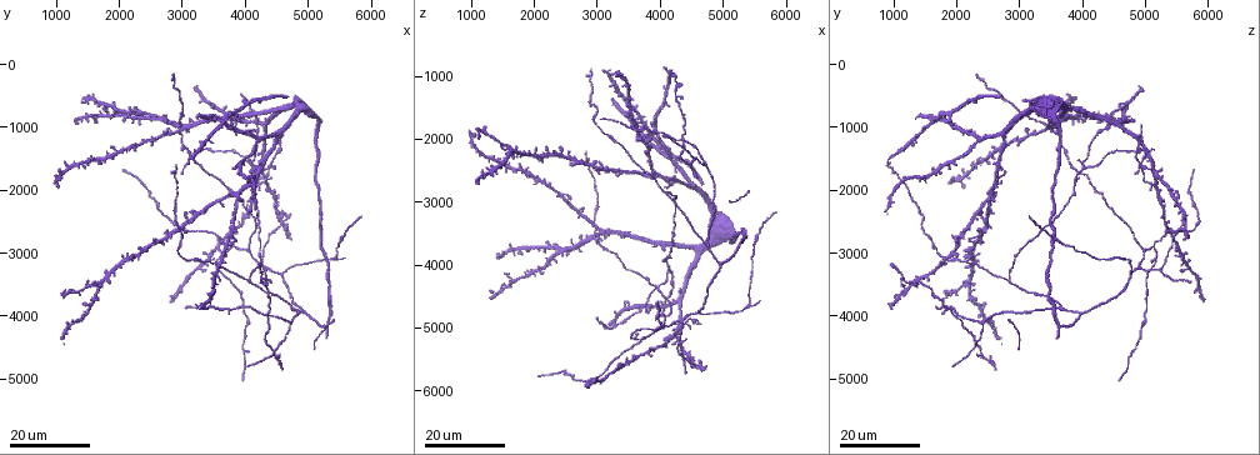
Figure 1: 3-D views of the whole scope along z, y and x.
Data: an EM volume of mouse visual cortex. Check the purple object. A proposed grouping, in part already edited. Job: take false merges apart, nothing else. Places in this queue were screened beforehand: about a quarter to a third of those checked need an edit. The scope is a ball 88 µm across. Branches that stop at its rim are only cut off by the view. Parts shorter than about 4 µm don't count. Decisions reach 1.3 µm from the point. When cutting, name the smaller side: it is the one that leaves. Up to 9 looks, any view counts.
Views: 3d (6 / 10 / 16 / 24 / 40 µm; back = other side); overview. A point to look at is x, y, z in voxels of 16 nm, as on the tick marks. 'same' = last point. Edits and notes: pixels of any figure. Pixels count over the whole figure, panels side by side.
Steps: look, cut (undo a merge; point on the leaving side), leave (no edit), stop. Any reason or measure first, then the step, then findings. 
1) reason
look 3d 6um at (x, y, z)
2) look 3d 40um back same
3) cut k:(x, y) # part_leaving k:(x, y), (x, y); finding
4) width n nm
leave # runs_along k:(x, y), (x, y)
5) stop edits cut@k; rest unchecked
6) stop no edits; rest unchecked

three-way junction
look 3d 16um at (4000, 2950, 5000)

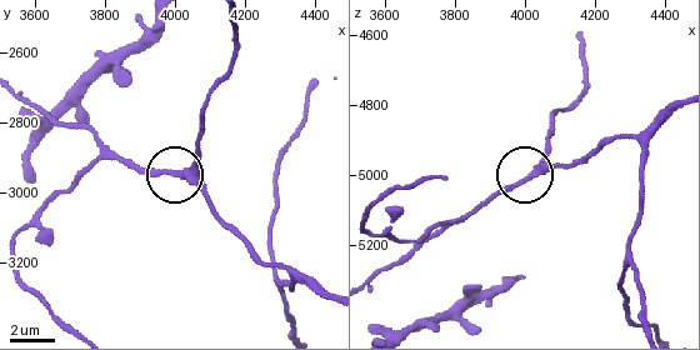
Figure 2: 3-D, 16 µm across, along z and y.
look 3d 6um at (4050, 2930, 4970)

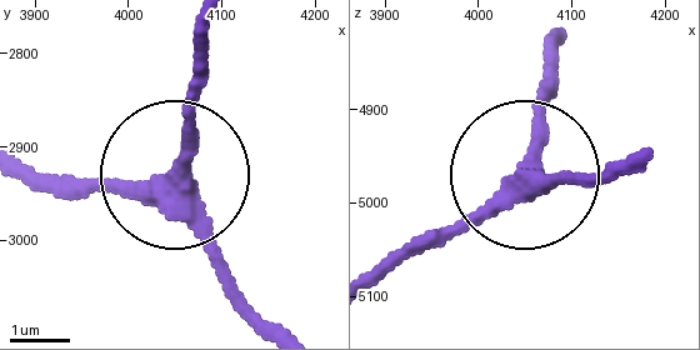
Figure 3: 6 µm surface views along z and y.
arms 3
leave # runs_along 3:(618, 163), (583, 183), (533, 168), (543, 38); continuous, no second neuron

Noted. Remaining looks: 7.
three arms meet
look 3d 24um at (3750, 2900, 5150)

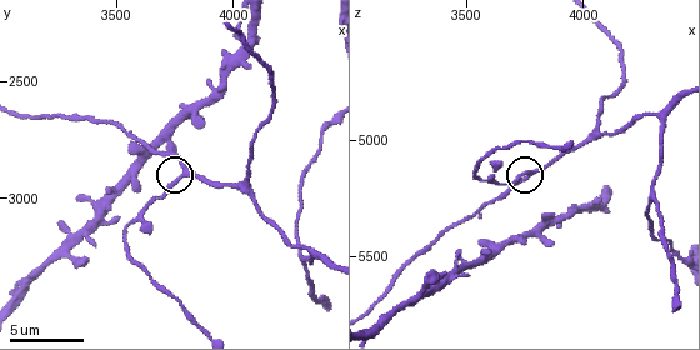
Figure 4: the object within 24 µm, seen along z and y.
look 3d 6um at (3780, 2890, 5140)

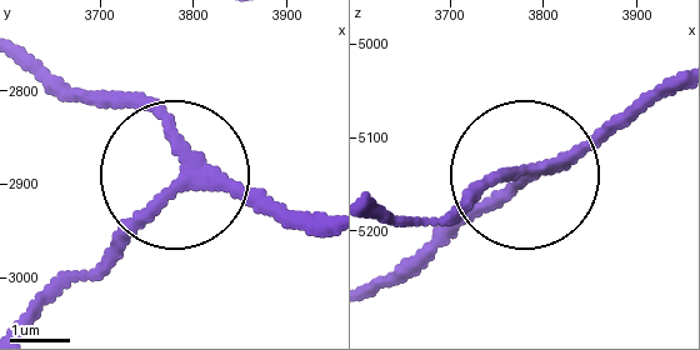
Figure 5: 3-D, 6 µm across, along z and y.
look 3d 6um back at (3790, 2885, 5135)

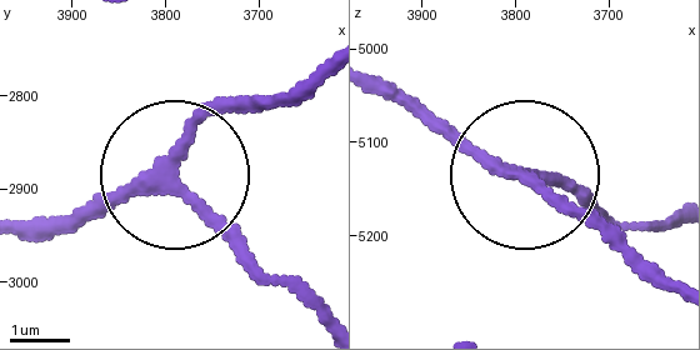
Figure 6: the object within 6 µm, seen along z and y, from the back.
arms 3
leave # runs_along 6:(383, 78), (631, 261); all the same neuron

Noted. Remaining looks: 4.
three-way junction
look 3d 16um at (4340, 3230, 4930)

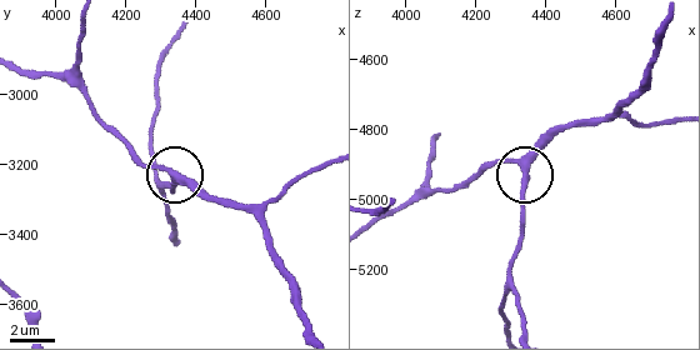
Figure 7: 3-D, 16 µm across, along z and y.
look 3d 16um back at (4350, 3230, 4930)

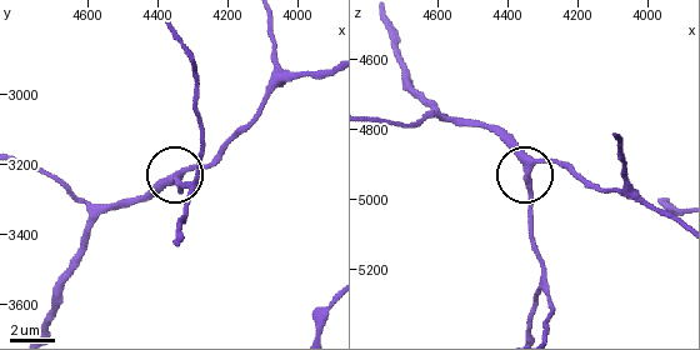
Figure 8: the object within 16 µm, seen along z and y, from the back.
arms 3
leave # runs_along 8:(385, 29), (434, 109), (483, 126), (528, 171), (570, 164); one neuron here

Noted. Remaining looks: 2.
three-way junction
look 3d 24um at (4600, 3350, 4750)

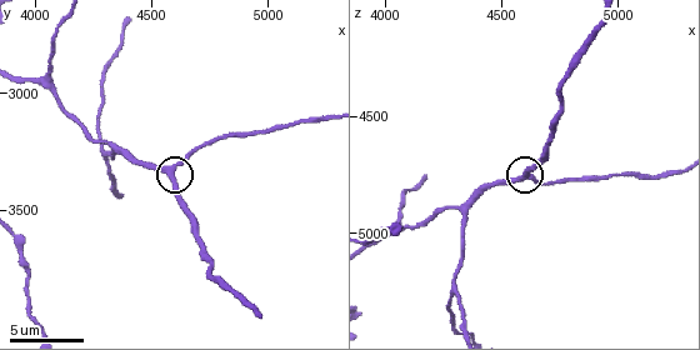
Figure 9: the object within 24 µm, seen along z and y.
look 3d 6um at (4580, 3330, 4770)

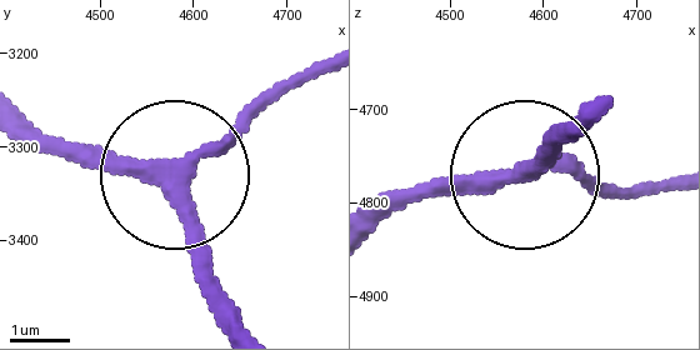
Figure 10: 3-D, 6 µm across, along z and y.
arms 3
leave # all the same neuron

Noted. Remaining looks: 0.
stop no edits; rest unchecked

